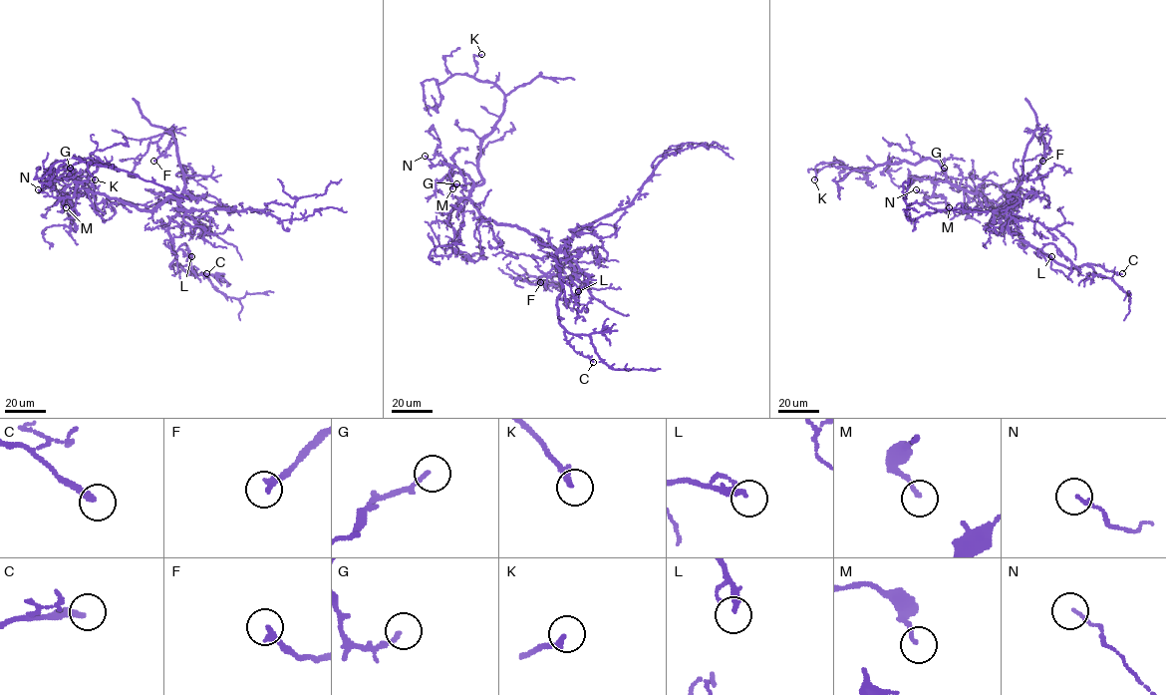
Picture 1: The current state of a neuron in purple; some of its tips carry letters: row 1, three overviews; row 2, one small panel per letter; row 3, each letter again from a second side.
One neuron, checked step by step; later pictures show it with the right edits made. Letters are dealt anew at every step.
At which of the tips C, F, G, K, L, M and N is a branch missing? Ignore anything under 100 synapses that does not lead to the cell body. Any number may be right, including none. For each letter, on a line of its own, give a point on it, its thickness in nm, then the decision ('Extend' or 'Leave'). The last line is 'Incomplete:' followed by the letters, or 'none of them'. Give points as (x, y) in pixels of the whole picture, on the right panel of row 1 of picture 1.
C: Place: (1122, 273). Thickness 280 nm. Leave
F: Place: (1042, 161). Thickness 280 nm. Leave
G: Place: (944, 168). Thickness 170 nm. Leave
K: Place: (814, 179). Thickness 240 nm. Leave
L: Place: (1051, 256). Thickness 260 nm. Leave
M: Place: (949, 207). Thickness 140 nm. Leave
N: Place: (916, 189). Thickness 150 nm. Leave
Incomplete: none of them

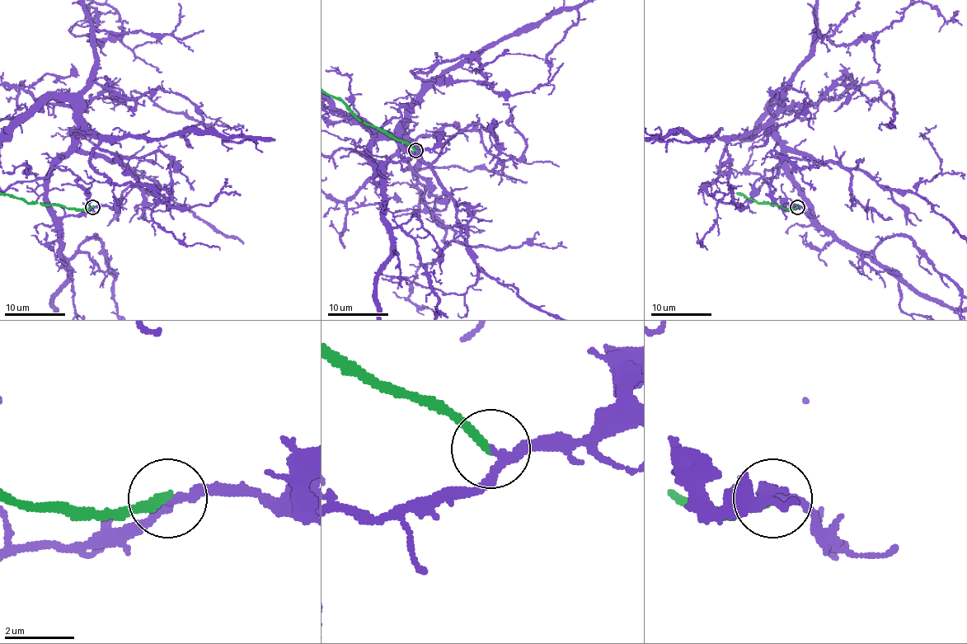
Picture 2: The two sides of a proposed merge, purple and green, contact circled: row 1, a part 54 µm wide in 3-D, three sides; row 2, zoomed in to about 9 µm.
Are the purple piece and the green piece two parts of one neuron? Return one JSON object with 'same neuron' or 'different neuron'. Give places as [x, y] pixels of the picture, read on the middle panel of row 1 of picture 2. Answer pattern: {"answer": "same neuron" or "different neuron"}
{"answer": "different neuron"}

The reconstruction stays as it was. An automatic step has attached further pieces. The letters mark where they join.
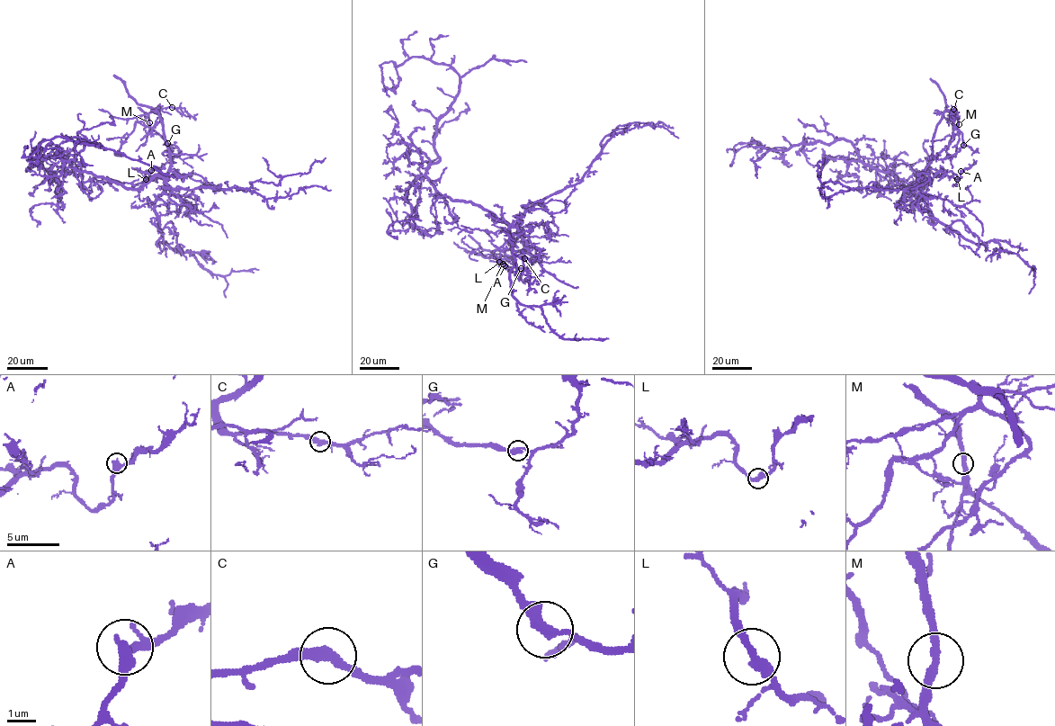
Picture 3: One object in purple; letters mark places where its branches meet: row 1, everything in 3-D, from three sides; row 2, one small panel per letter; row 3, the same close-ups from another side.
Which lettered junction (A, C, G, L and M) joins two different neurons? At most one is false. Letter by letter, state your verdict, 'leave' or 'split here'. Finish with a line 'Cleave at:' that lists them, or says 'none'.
A: leave
C: leave
G: split here
L: leave
M: leave
Cleave at: G

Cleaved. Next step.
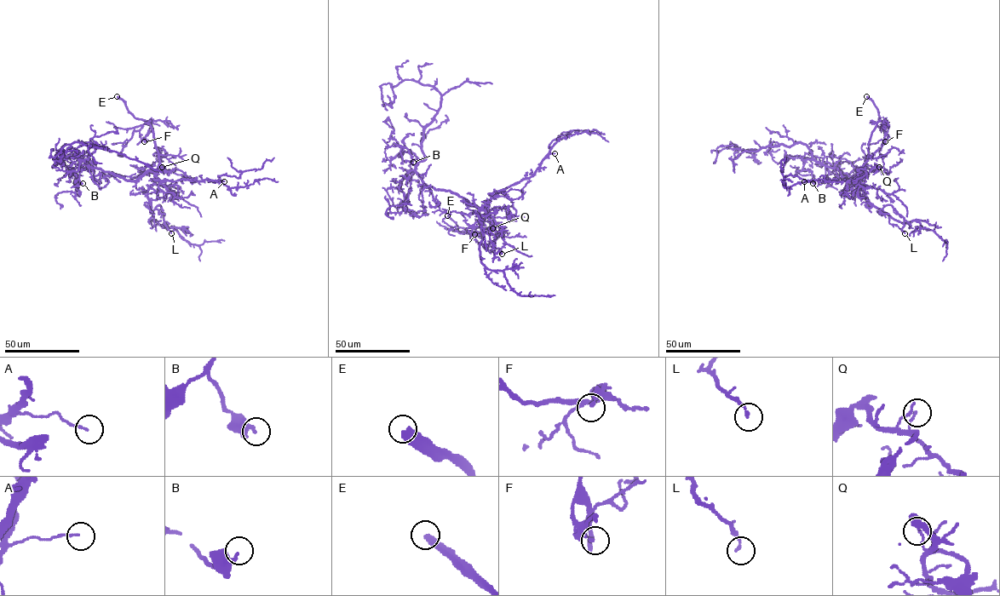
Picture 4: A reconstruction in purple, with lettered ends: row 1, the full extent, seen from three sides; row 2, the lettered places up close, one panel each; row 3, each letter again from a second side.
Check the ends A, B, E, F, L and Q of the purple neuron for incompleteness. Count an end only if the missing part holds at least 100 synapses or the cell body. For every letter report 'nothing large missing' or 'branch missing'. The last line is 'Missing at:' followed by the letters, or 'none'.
A: nothing large missing
B: nothing large missing
E: branch missing
F: nothing large missing
L: nothing large missing
Q: nothing large missing
Missing at: E

